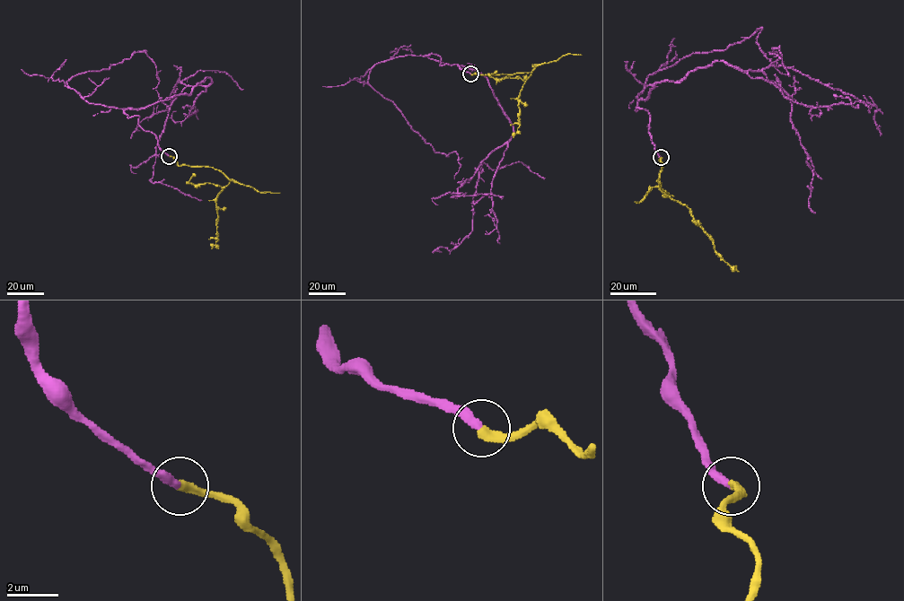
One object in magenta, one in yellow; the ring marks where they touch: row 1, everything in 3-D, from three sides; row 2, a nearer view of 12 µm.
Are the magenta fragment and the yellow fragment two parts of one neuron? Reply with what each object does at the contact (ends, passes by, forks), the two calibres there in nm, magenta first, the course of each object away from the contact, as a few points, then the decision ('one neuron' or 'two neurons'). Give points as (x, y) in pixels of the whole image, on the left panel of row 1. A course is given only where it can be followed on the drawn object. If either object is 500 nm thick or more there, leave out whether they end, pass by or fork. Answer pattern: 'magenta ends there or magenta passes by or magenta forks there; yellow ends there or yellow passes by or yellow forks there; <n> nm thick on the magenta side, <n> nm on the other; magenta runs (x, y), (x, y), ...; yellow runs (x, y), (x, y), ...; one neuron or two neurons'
magenta ends there; yellow ends there; 320 nm thick on the magenta side, 320 nm on the other; magenta runs (169, 156), (124, 110), (190, 94), (209, 78), (171, 105), (151, 179), (201, 200); yellow runs (169, 156), (179, 166), (213, 167), (230, 181), (216, 197), (217, 240), (211, 248); one neuron

